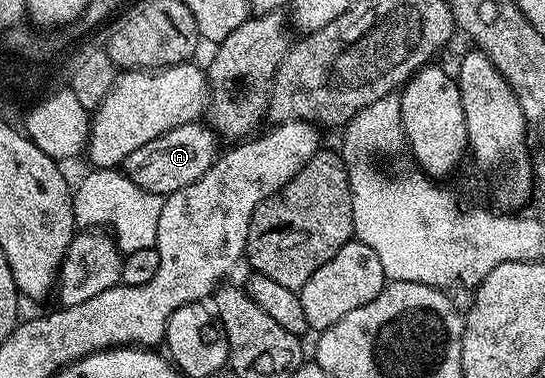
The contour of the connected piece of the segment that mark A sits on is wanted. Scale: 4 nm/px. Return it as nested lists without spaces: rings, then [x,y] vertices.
[[[206,123],[177,126],[161,134],[161,138],[153,138],[153,142],[145,142],[145,146],[133,150],[133,154],[123,160],[121,171],[142,190],[166,198],[170,192],[189,186],[189,182],[197,182],[205,170],[213,167],[221,152],[218,143],[216,133]]]

